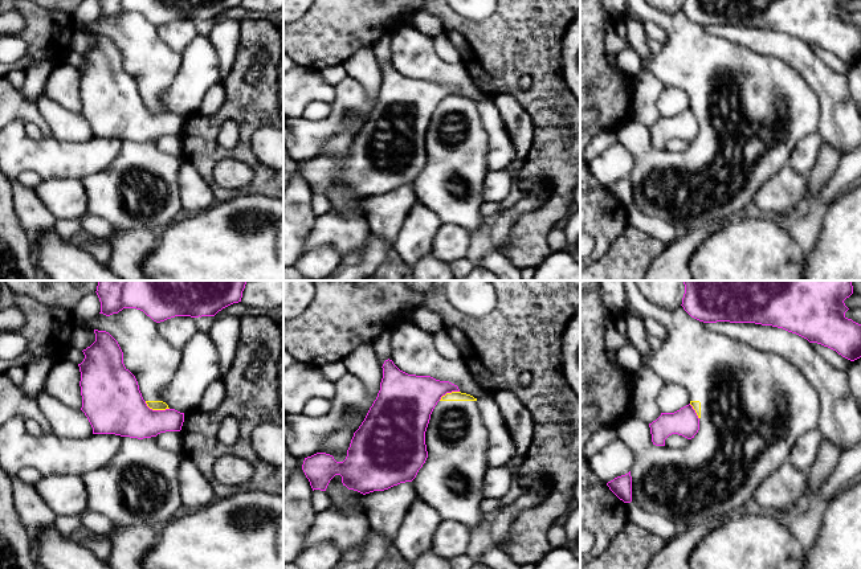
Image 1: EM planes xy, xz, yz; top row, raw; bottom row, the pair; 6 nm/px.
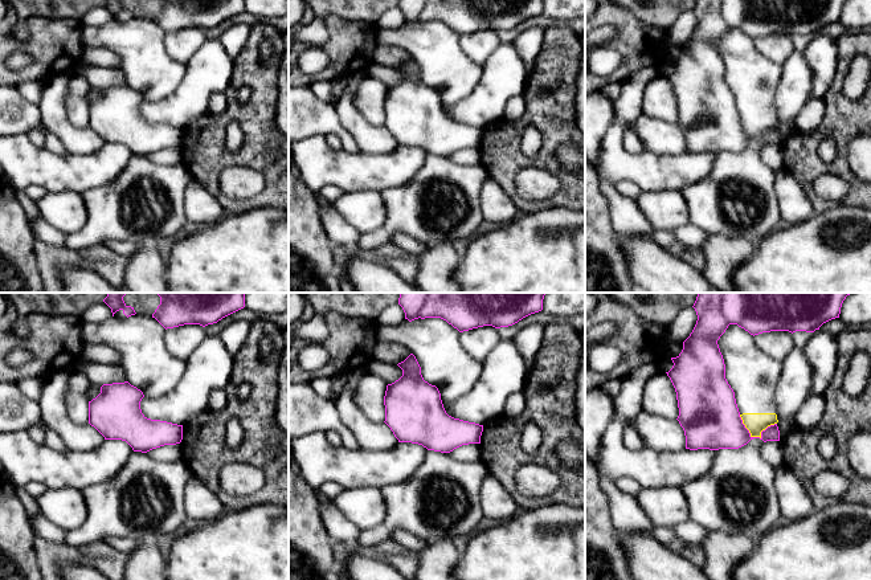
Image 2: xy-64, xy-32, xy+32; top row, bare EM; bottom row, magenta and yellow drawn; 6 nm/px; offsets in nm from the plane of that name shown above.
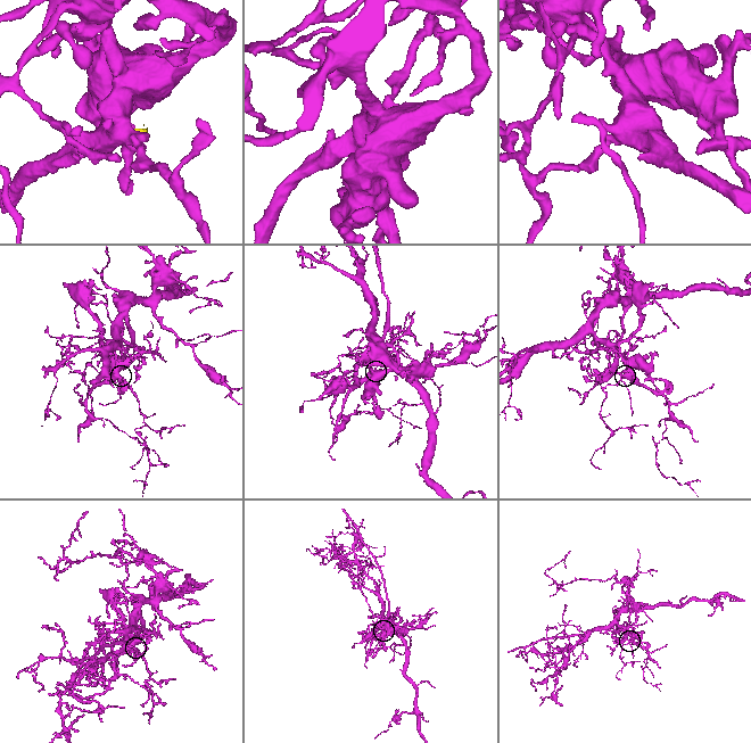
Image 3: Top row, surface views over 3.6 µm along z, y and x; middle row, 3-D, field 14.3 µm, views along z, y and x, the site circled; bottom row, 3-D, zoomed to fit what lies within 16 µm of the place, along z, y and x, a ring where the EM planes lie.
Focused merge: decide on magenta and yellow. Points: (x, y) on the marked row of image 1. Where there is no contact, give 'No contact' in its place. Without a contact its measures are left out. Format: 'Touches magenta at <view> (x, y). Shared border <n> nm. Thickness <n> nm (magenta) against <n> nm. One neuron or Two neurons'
Touches magenta at xy (156, 410). Shared border 160 nm. Thickness 340 nm (magenta) against 60 nm. Two neurons

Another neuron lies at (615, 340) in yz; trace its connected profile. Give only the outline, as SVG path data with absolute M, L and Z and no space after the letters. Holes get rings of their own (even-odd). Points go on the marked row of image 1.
M611 316L605 324L605 347L608 352L617 352L623 345L631 343L627 335L621 335L615 324L615 316Z

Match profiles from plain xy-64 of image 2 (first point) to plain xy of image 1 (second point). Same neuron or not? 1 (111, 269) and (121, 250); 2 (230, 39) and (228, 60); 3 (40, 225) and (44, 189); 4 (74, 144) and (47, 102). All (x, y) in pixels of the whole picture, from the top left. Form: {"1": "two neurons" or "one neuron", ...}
{"1": "two neurons", "2": "one neuron", "3": "two neurons", "4": "one neuron"}

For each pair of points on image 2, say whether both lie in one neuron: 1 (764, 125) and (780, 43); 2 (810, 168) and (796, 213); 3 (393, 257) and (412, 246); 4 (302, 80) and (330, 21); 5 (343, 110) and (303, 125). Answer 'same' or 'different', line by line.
1: different
2: different
3: different
4: same
5: different

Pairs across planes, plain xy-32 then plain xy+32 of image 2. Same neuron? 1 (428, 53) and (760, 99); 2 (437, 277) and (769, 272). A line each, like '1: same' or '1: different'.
1: same
2: different

